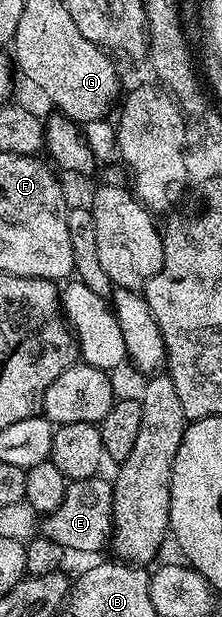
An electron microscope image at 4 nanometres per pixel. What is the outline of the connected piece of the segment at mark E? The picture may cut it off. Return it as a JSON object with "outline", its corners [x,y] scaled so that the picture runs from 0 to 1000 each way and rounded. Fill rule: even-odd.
{"outline":[[[473,771],[383,775],[369,781],[315,780],[293,789],[293,809],[248,830],[180,841],[180,870],[248,875],[302,895],[351,891],[365,898],[419,898],[477,890],[509,864],[509,783]]]}

